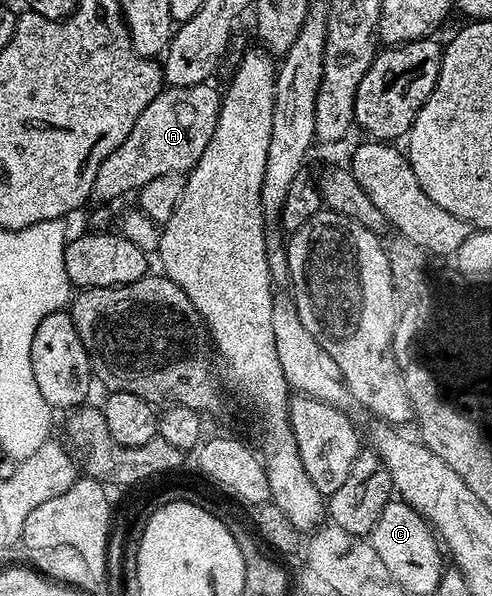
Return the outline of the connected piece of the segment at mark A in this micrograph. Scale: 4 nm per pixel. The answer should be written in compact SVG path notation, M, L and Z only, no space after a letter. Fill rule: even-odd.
M205 82L190 87L170 86L161 89L154 101L138 116L134 129L130 130L121 146L111 151L102 165L98 166L97 177L91 188L91 201L104 204L132 191L140 191L147 182L152 182L162 174L191 171L213 137L220 114L222 94L212 86Z

